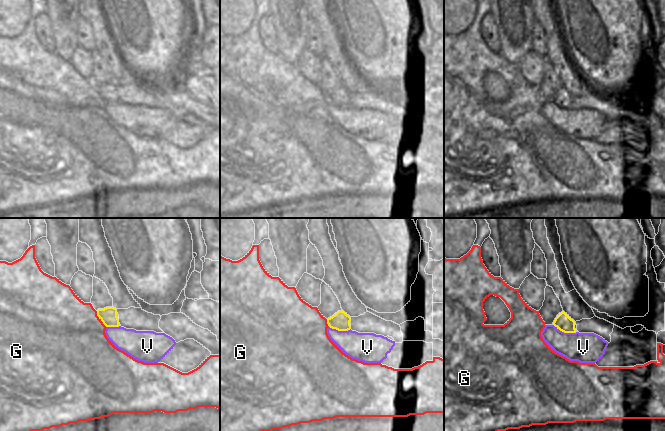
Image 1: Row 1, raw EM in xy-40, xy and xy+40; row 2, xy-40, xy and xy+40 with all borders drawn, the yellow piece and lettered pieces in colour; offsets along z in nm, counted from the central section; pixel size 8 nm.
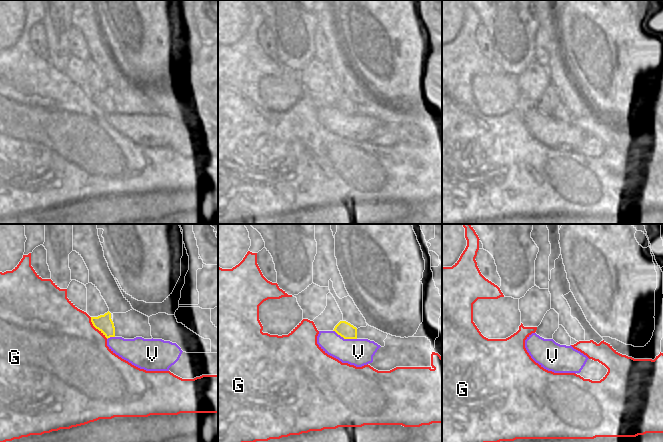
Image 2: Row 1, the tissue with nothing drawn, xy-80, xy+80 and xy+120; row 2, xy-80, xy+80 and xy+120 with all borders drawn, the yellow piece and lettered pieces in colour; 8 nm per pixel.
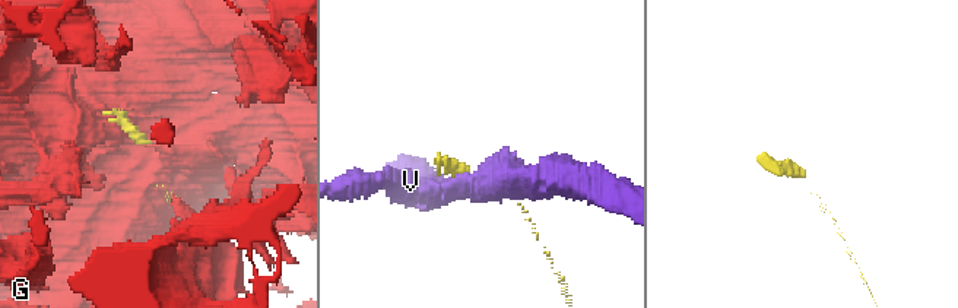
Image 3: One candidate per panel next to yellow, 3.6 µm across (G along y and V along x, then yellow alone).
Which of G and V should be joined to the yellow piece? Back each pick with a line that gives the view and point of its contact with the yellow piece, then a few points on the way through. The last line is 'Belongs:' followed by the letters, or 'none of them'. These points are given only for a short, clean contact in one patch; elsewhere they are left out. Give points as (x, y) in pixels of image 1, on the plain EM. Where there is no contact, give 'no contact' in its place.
Belongs: none of them

